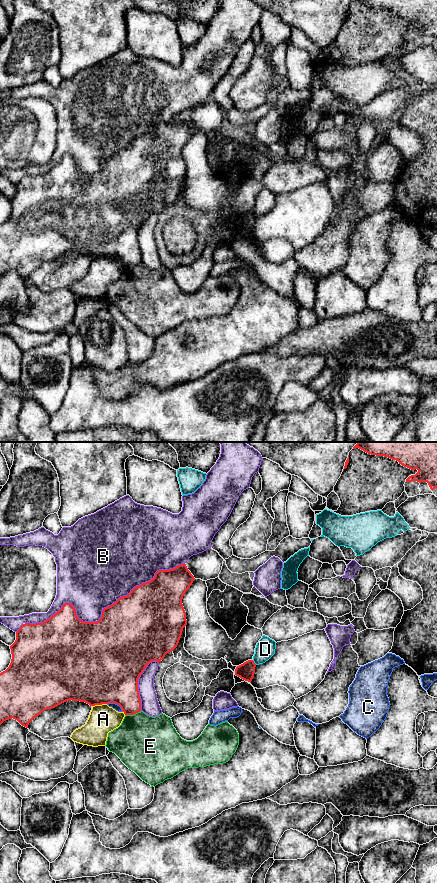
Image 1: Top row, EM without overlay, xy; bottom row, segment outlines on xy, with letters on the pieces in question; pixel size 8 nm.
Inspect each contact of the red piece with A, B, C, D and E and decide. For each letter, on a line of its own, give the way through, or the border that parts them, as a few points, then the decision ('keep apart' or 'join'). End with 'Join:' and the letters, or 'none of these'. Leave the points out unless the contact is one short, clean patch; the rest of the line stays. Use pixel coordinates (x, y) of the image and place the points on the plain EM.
A: keep apart
B: keep apart
C: border along xy (107, 255), (116, 255), (123, 263); keep apart
D: keep apart
E: border along xy (140, 262), (133, 266), (125, 267); keep apart
Join: none of these

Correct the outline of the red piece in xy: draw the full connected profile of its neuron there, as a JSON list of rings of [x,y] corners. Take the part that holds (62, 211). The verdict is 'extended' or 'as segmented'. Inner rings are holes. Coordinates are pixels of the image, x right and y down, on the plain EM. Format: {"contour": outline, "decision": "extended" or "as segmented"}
{"contour": [[[184,115],[173,121],[157,123],[153,131],[134,139],[127,148],[104,160],[97,174],[83,174],[77,169],[74,158],[65,155],[45,174],[23,176],[10,198],[11,215],[0,225],[0,277],[13,270],[28,280],[29,275],[44,262],[70,252],[90,258],[115,255],[125,267],[140,264],[138,231],[150,214],[161,214],[167,205],[177,199],[187,177],[182,151],[194,132]]], "decision": "as segmented"}

